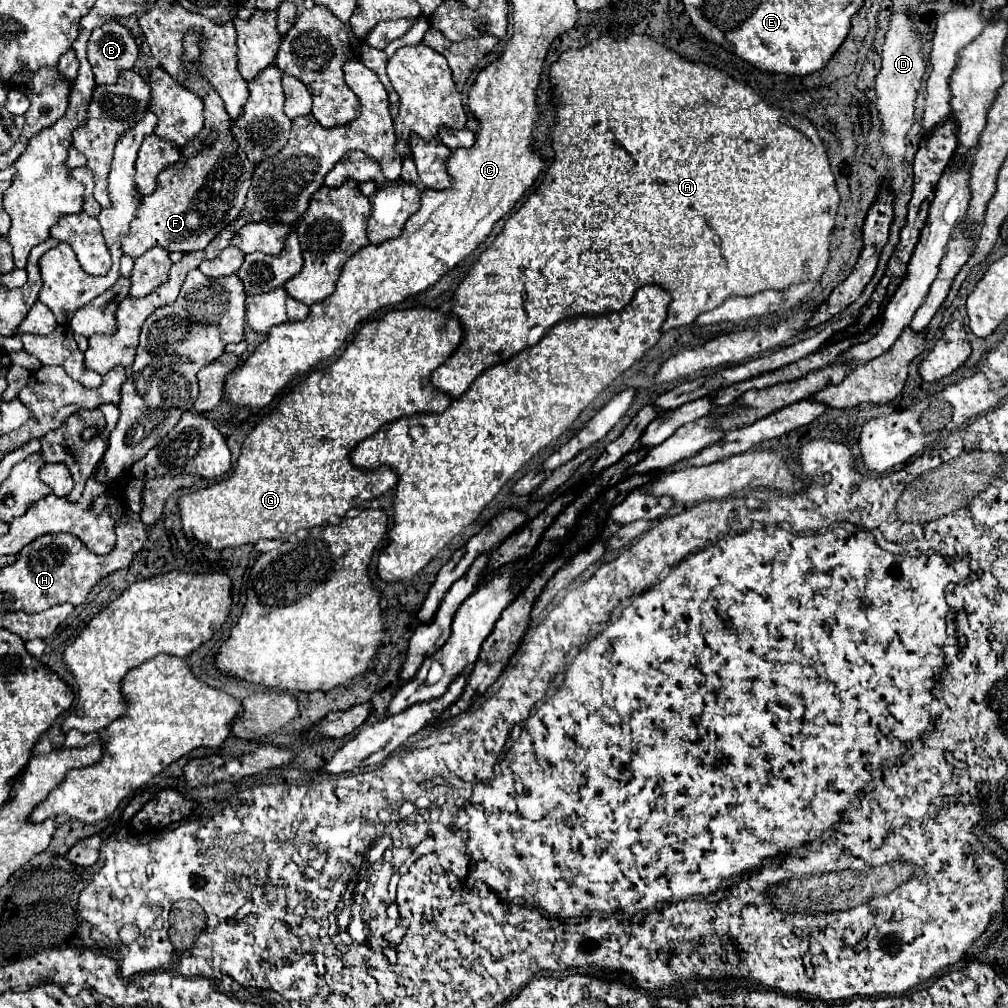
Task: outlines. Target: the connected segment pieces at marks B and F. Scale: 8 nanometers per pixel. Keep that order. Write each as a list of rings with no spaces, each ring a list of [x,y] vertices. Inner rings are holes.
[[[120,23],[96,27],[88,39],[88,61],[96,85],[114,85],[122,71],[134,67],[136,57],[136,41]]]
[[[188,31],[182,39],[182,61],[188,73],[182,87],[196,93],[204,101],[204,129],[192,139],[192,143],[180,149],[182,159],[158,175],[158,189],[152,195],[142,197],[136,219],[130,223],[130,233],[122,239],[124,255],[132,255],[134,259],[152,247],[164,247],[166,251],[180,253],[204,249],[216,233],[220,233],[220,229],[230,225],[240,215],[246,201],[254,165],[248,157],[244,157],[244,153],[240,153],[240,149],[236,149],[236,141],[232,141],[232,119],[224,109],[224,101],[194,69],[202,55],[200,43],[202,35],[198,31]],[[210,133],[216,133],[218,137],[212,145],[206,145],[204,139]]]

